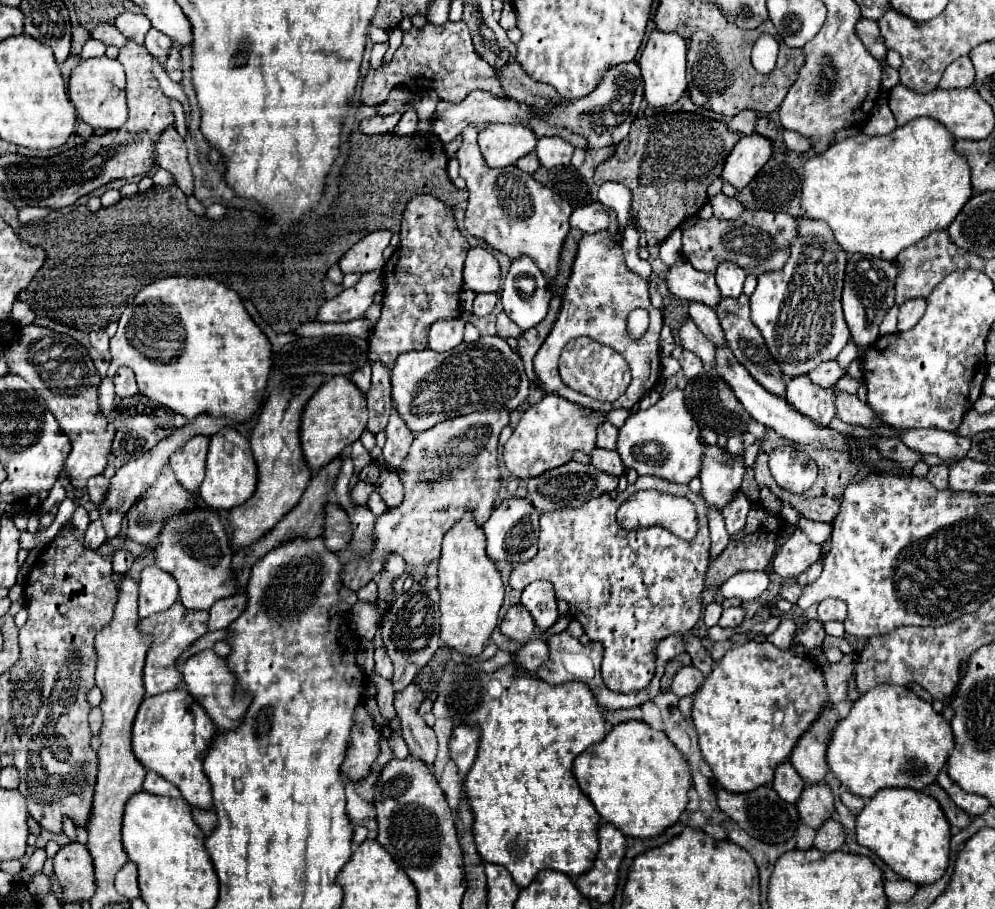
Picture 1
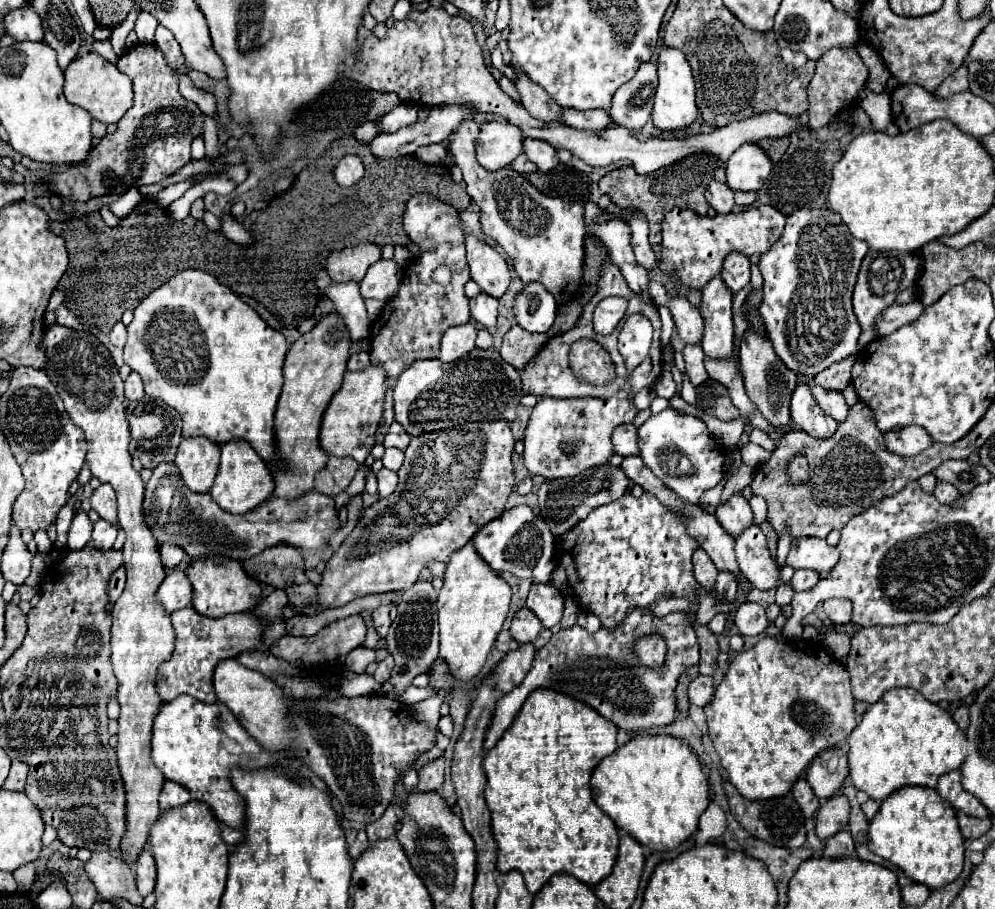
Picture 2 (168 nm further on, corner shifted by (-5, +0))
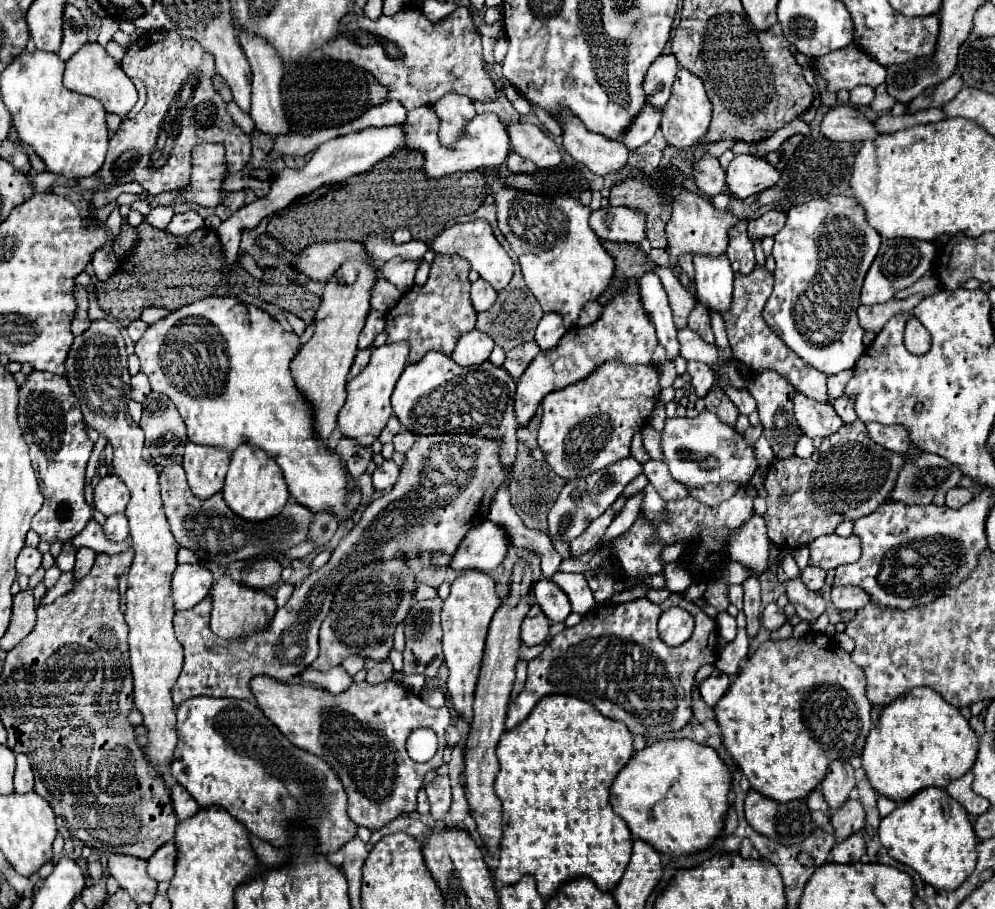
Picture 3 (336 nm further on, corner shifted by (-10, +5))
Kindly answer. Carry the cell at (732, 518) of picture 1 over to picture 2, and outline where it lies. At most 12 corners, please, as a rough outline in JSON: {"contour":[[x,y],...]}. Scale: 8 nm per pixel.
{"contour":[[759,527],[737,535],[739,571],[757,589],[779,587]]}

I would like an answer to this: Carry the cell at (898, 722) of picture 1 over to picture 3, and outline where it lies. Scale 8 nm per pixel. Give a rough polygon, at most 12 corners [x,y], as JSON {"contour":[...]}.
{"contour":[[930,688],[886,706],[862,768],[904,802],[974,766],[976,732]]}

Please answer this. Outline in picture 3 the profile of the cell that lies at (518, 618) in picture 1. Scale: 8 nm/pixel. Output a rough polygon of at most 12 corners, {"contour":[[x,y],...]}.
{"contour":[[532,604],[522,622],[522,642],[542,644],[548,638],[548,618]]}

